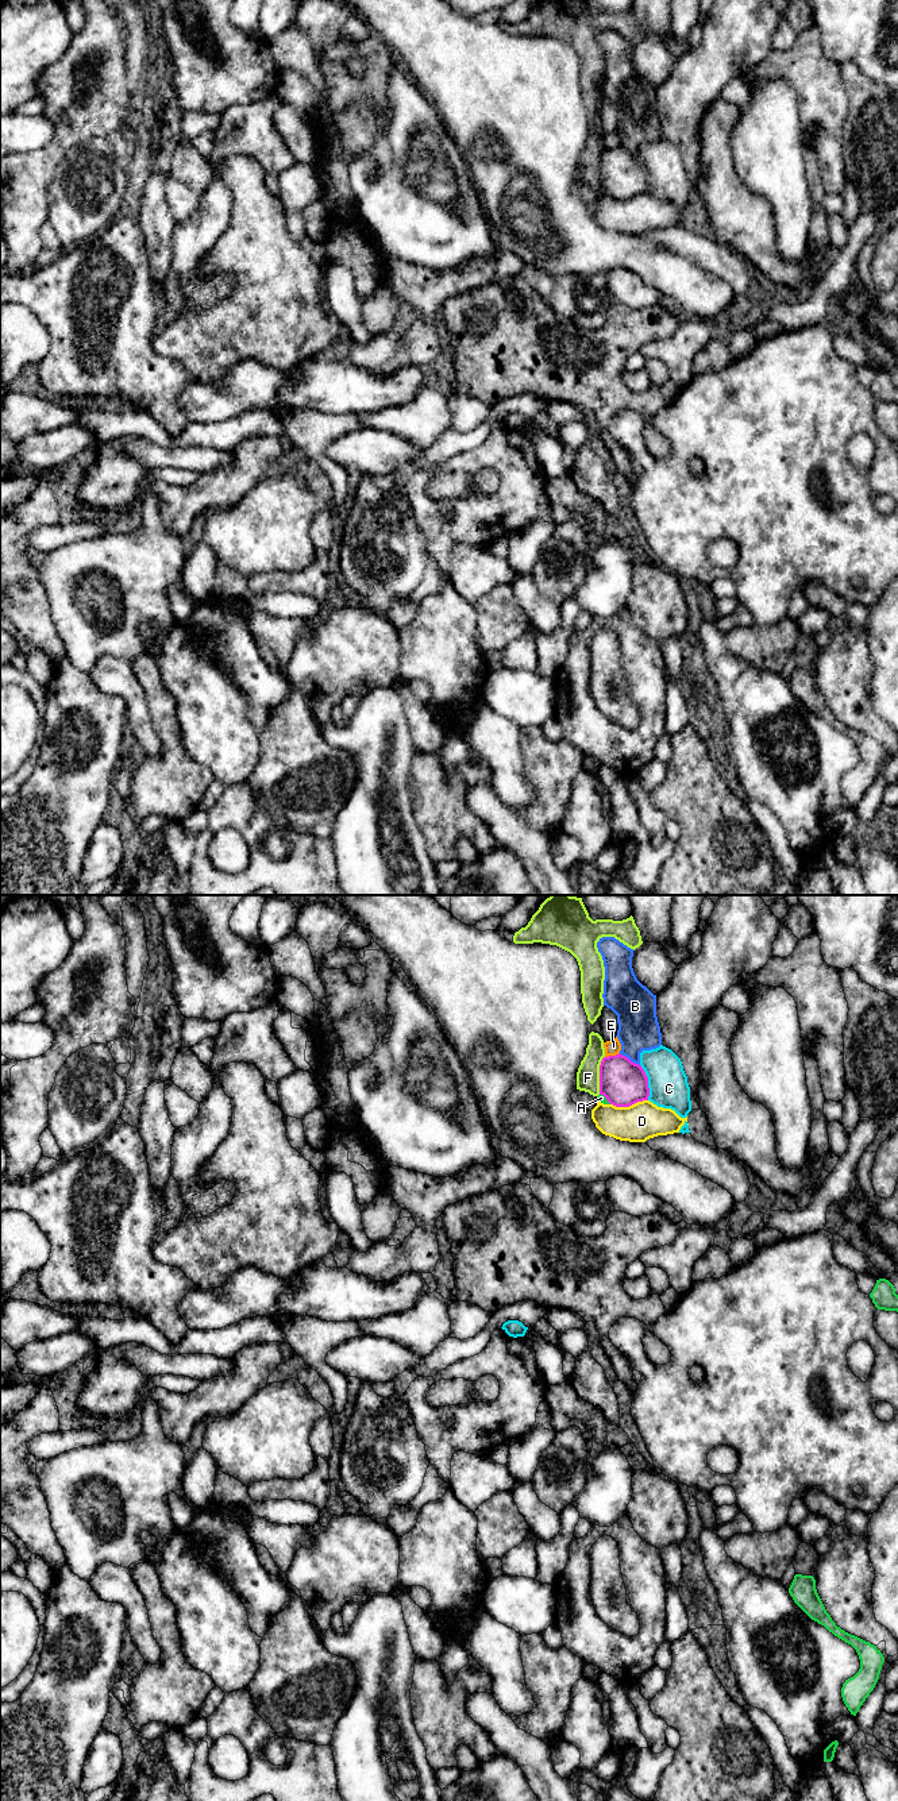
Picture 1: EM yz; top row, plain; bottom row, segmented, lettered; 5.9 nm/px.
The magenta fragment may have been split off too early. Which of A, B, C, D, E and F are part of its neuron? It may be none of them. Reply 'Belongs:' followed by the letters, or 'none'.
Belongs: none

